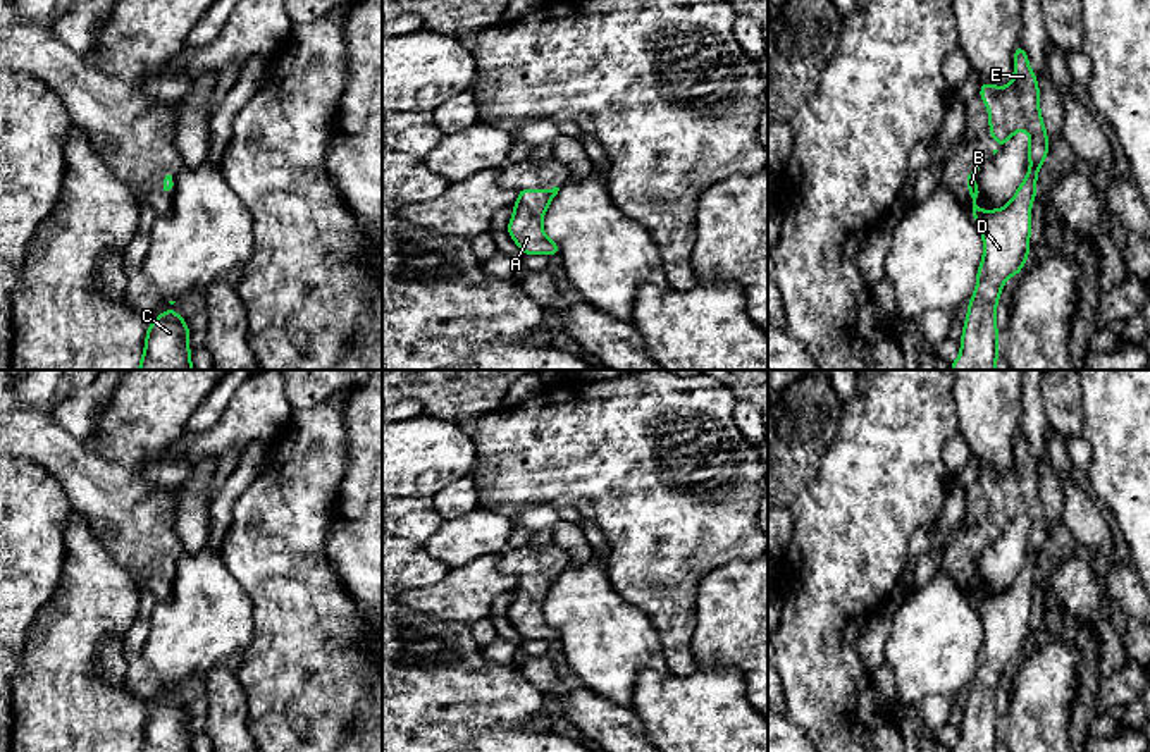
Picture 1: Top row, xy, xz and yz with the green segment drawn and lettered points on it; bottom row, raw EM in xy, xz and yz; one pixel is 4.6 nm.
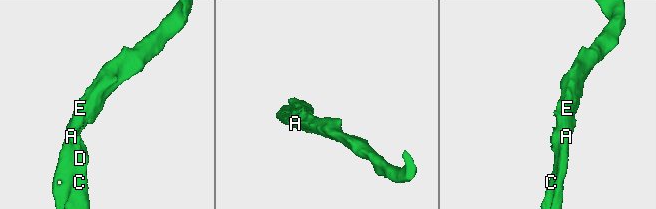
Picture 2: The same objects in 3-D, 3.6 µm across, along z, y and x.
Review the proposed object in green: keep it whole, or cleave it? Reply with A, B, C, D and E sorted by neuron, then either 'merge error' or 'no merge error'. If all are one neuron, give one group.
A B C D E | no merge error

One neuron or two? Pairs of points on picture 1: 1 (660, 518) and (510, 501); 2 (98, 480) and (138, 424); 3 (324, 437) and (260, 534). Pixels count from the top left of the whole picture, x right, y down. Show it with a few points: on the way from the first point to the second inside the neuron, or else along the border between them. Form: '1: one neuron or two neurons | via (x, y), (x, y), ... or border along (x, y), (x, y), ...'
1: one neuron | via (622, 489), (548, 489)
2: two neurons | border along (97, 455), (140, 474)
3: one neuron | via (309, 462), (300, 487), (284, 510)

